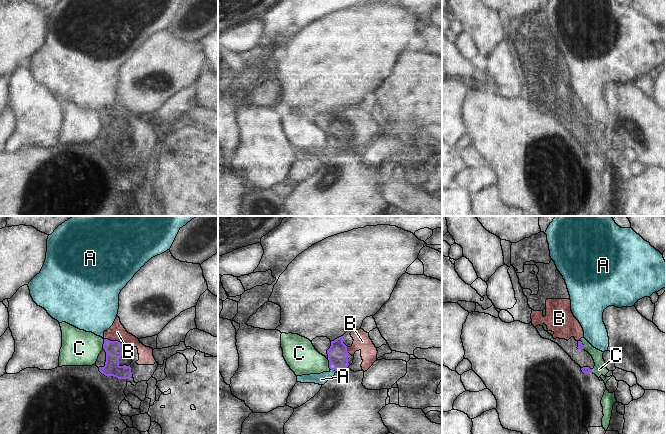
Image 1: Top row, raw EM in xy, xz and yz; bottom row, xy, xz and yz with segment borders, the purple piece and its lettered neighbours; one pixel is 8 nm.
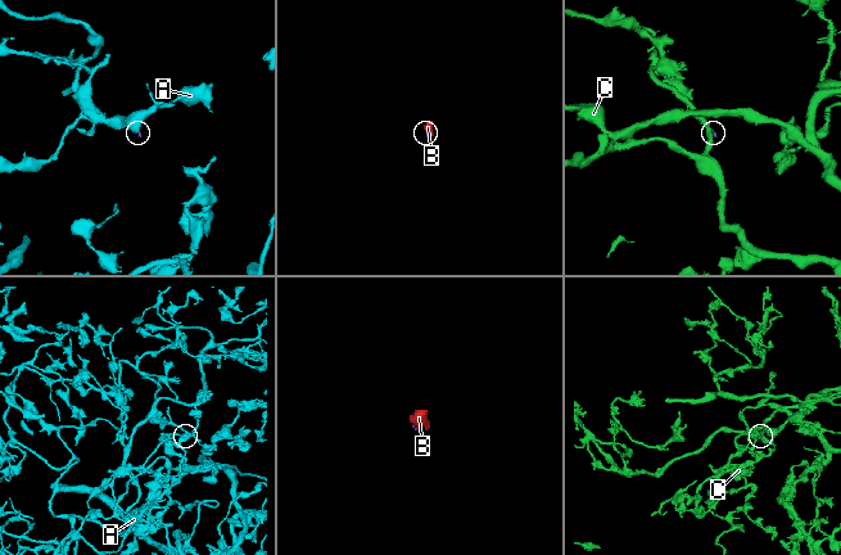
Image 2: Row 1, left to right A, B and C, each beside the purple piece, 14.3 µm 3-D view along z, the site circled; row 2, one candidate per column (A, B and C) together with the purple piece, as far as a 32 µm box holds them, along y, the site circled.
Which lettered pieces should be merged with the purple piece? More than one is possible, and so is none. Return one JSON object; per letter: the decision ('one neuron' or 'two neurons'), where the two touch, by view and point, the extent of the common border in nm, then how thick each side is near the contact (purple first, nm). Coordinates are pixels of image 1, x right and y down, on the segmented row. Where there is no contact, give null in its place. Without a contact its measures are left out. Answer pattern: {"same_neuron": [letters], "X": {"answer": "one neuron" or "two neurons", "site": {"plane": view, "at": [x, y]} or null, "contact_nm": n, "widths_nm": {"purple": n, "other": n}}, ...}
{"same_neuron": [], "A": {"answer": "two neurons", "site": {"plane": "xz", "at": [333, 369]}, "contact_nm": 60, "widths_nm": {"purple": 160, "other": 90}}, "B": {"answer": "two neurons", "site": {"plane": "xy", "at": [116, 341]}, "contact_nm": 200, "widths_nm": {"purple": 140, "other": 140}}, "C": {"answer": "two neurons", "site": {"plane": "xy", "at": [103, 344]}, "contact_nm": 80, "widths_nm": {"purple": 140, "other": 280}}}

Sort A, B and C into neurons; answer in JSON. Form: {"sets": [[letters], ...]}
{"sets": [["A", "B"], ["C"]]}

